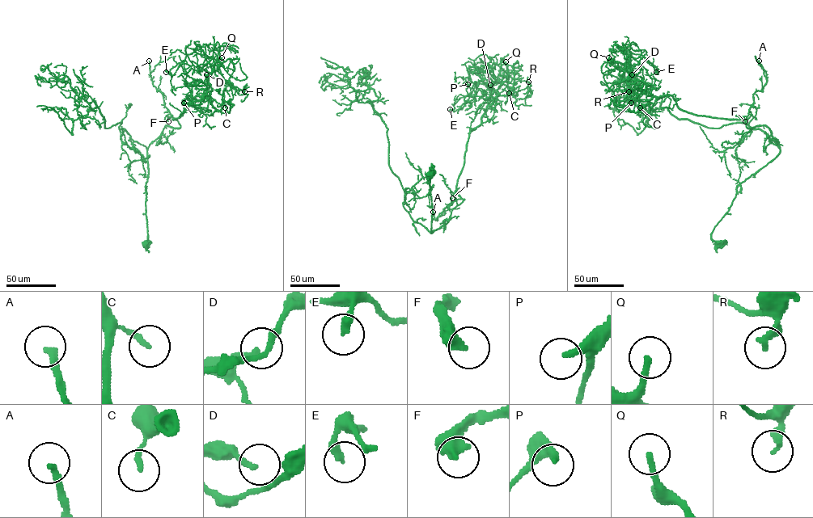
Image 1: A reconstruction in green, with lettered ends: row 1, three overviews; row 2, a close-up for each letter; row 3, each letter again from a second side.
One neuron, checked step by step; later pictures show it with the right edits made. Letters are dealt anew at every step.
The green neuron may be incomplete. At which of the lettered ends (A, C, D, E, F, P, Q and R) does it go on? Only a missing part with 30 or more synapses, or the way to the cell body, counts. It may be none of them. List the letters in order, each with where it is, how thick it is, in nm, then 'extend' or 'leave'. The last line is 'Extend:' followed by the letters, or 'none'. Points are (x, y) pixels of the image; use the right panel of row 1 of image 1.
A: at (759, 61); 240 nm thick; leave
C: at (640, 107); 190 nm thick; leave
D: at (632, 74); 190 nm thick; leave
E: at (656, 72); 280 nm thick; leave
F: at (745, 121); 440 nm thick; extend
P: at (631, 103); 240 nm thick; leave
Q: at (608, 57); 220 nm thick; extend
R: at (628, 91); 240 nm thick; leave
Extend: F, Q

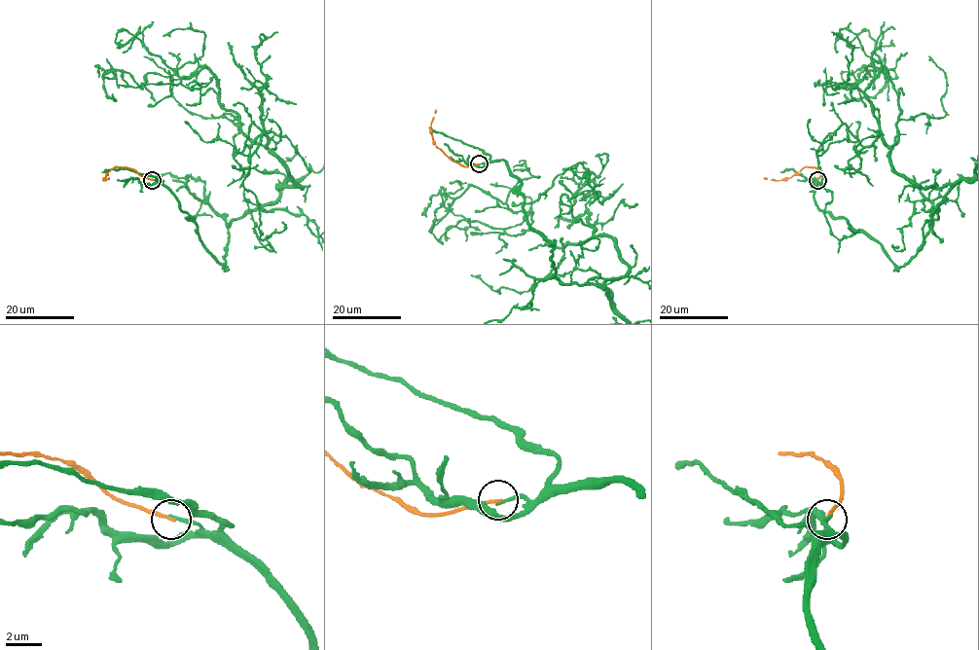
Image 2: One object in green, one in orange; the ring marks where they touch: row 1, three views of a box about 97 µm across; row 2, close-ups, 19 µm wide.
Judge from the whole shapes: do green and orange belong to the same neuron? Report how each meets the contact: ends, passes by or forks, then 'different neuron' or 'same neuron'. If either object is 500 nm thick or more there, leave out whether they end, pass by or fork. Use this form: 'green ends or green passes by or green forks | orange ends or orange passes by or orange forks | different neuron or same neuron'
green ends | orange ends | different neuron

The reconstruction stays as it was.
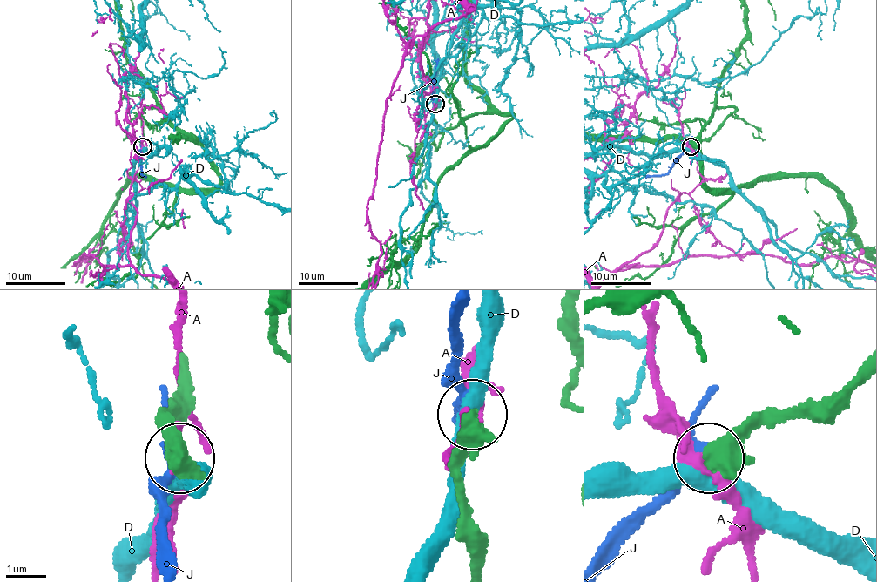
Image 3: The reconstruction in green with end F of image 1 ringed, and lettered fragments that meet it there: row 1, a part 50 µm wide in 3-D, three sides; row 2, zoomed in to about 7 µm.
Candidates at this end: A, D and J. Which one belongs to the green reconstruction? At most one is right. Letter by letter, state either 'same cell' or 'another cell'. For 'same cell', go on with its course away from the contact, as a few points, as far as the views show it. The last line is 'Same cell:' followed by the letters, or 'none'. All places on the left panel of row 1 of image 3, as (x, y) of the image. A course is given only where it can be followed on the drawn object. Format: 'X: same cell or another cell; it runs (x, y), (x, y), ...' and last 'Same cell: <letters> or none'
A: another cell
D: another cell
J: same cell; it runs (142, 146), (140, 165), (145, 176)
Same cell: J

